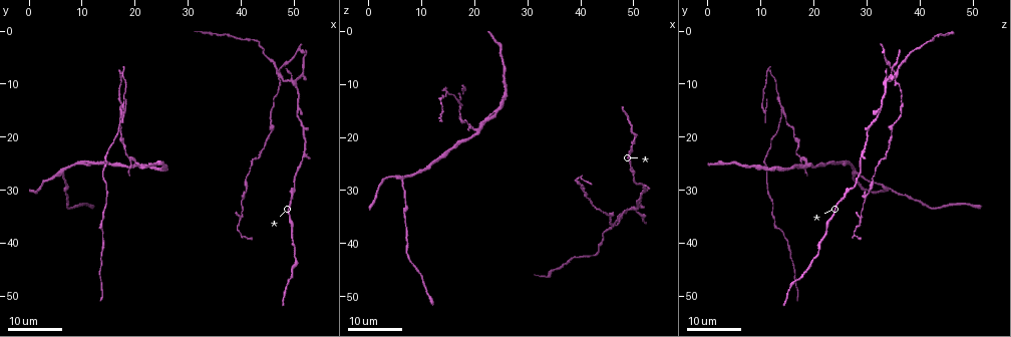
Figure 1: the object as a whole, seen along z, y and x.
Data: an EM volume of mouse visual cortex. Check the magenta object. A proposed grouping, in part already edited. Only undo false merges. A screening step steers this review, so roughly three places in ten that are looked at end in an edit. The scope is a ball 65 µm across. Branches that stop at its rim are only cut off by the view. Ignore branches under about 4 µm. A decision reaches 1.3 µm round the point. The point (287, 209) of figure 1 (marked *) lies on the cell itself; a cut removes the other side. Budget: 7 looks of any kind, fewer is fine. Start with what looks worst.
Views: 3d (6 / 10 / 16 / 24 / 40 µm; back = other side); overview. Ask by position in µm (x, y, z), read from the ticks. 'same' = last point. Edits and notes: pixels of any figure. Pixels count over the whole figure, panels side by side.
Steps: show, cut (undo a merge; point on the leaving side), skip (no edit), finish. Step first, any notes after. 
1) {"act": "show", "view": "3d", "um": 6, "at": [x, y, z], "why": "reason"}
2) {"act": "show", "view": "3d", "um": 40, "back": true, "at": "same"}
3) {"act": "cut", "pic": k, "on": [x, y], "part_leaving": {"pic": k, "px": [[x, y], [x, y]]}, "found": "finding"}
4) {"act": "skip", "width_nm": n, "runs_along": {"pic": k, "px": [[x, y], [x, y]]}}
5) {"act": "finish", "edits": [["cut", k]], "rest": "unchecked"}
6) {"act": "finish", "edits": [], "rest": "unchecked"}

{"act": "show", "view": "3d", "um": 16, "at": [6.0, 27.0, 27.5], "why": "a fork"}

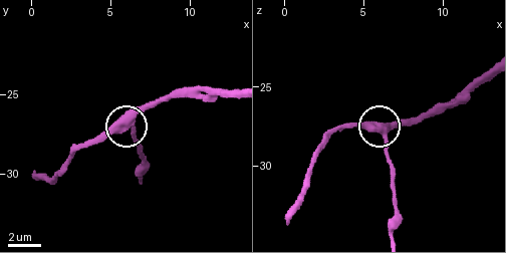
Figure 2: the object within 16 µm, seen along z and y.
{"act": "show", "view": "3d", "um": 6, "at": [6.2, 27.0, 27.9]}

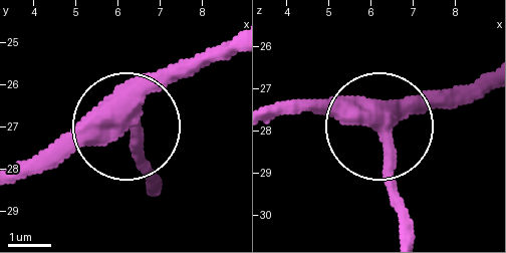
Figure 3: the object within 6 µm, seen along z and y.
{"act": "skip", "side_arm_um": 11, "arms": 3, "found": "continuous, no second cell"}

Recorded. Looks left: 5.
{"act": "show", "view": "3d", "um": 24, "at": [49.5, 9.5, 33.5], "why": "four or more arms meet"}

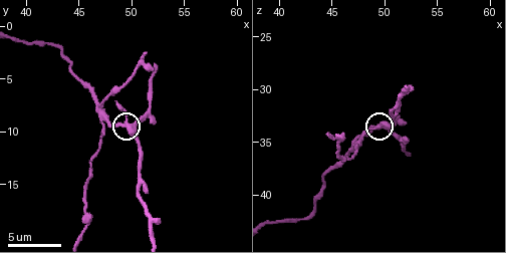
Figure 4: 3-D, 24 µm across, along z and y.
{"act": "show", "view": "3d", "um": 10, "at": "same", "why": "zoom in"}

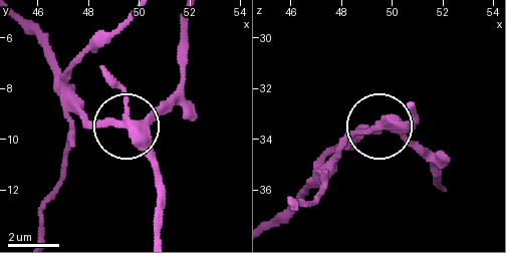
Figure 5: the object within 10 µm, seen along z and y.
{"act": "skip", "width_nm": 350, "found": "all the same cell"}

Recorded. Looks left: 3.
{"act": "show", "view": "3d", "um": 24, "at": [23.0, 25.5, 15.5]}

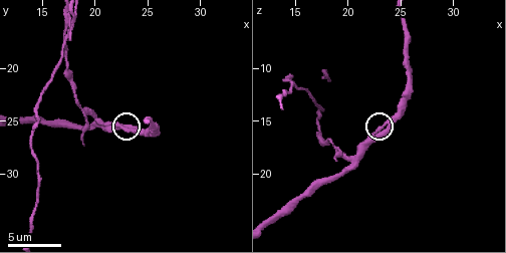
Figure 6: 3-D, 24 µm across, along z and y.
{"act": "show", "view": "3d", "um": 10, "at": [23.4, 26.0, 15.6]}

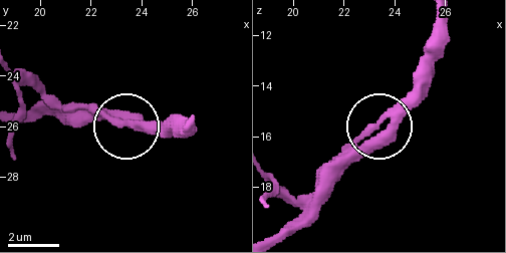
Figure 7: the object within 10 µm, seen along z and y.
{"act": "skip", "side_arm_um": 17, "found": "all the same cell"}

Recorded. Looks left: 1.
{"act": "finish", "edits": [], "rest": "unchecked"}

